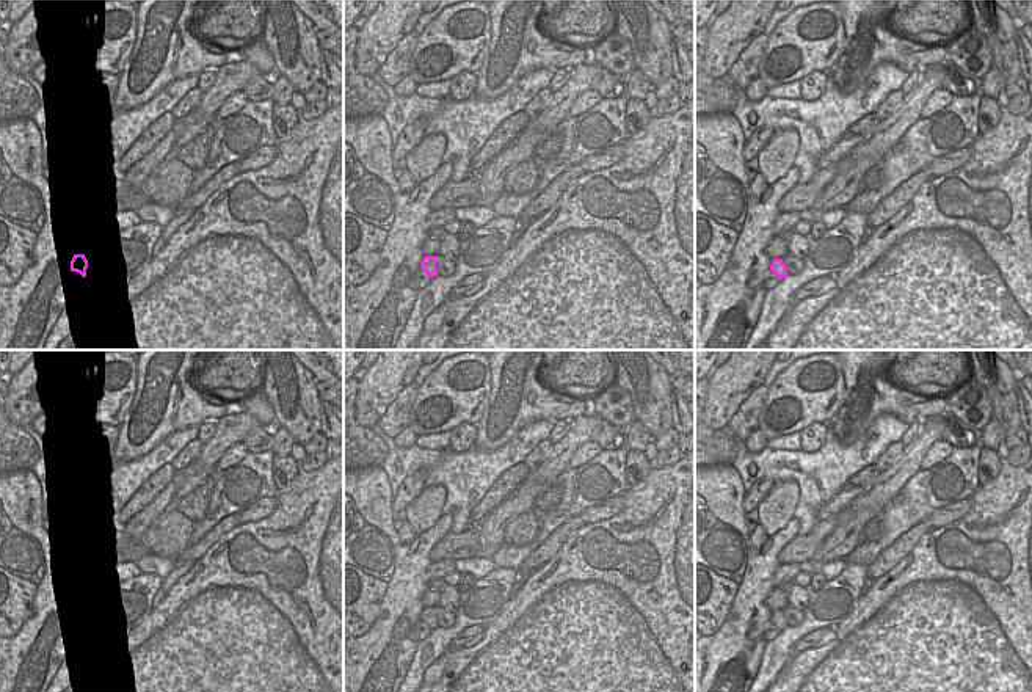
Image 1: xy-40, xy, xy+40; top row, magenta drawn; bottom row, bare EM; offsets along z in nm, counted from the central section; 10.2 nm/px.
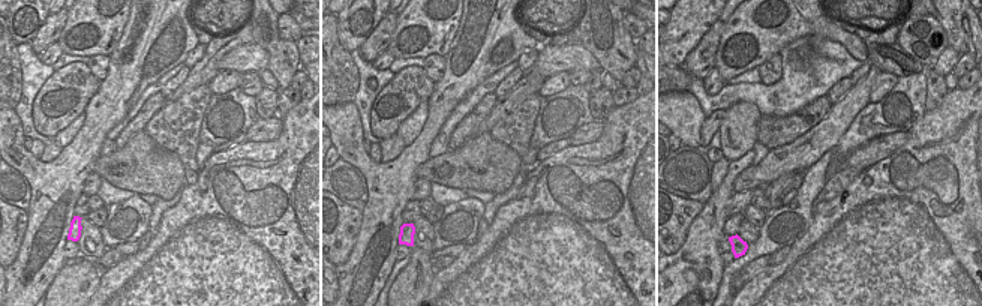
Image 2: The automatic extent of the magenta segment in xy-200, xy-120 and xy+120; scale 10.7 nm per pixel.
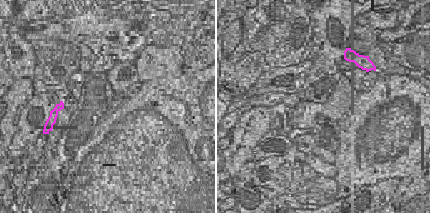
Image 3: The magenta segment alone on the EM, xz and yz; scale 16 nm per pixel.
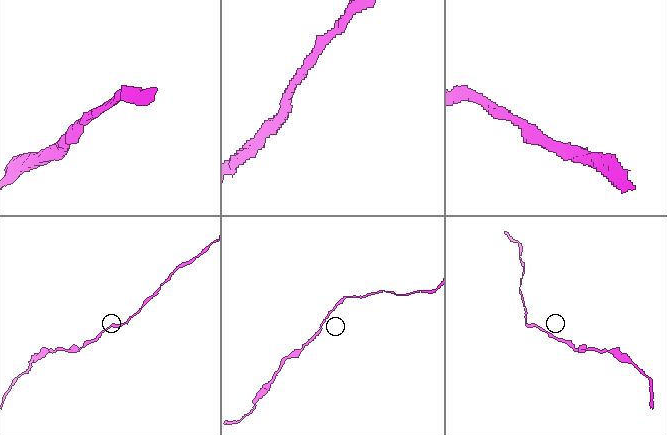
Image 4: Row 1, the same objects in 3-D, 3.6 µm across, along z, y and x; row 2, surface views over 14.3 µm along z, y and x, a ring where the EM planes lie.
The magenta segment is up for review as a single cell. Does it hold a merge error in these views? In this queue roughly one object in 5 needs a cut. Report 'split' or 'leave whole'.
leave whole

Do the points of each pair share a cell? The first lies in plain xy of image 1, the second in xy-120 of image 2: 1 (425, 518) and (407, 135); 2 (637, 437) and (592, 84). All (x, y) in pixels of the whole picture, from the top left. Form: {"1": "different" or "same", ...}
{"1": "different", "2": "same"}

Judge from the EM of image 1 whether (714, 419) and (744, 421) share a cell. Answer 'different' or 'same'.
different

